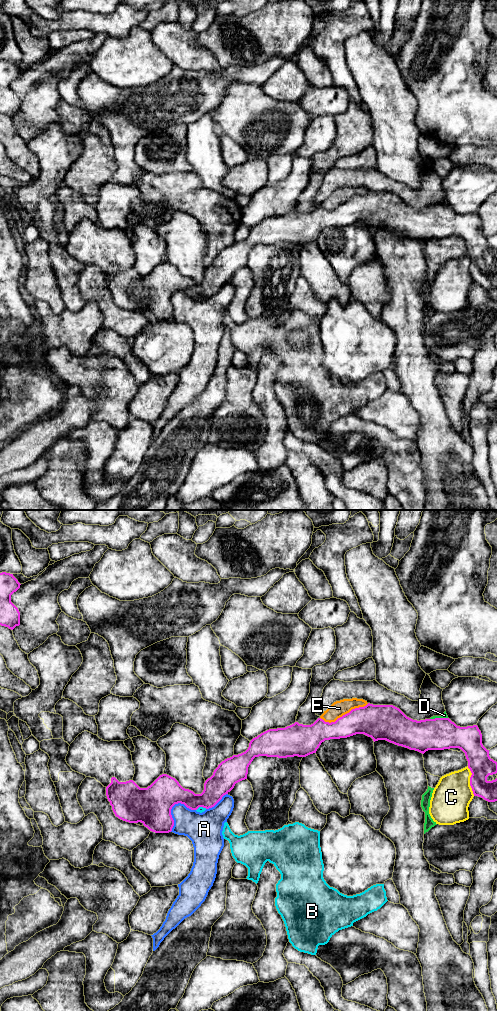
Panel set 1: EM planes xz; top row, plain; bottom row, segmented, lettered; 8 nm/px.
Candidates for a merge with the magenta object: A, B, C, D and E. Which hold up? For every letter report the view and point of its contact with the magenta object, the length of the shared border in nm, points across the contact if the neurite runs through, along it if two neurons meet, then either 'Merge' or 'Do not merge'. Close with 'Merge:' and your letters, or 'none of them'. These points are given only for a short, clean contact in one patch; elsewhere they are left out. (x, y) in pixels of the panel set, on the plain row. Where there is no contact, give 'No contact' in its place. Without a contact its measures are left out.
A: Touches magenta at xz (171, 296). Shared border 280 nm. Do not merge
B: Touches magenta at xz (201, 294). Shared border 90 nm. Boundary: xz (206, 296), (199, 295), (196, 298). Do not merge
C: Touches magenta at xz (470, 269). Shared border 240 nm. Do not merge
D: Touches magenta at xz (438, 206). Shared border 140 nm. Do not merge
E: Touches magenta at xz (345, 202). Shared border 420 nm. Do not merge
Merge: none of them

